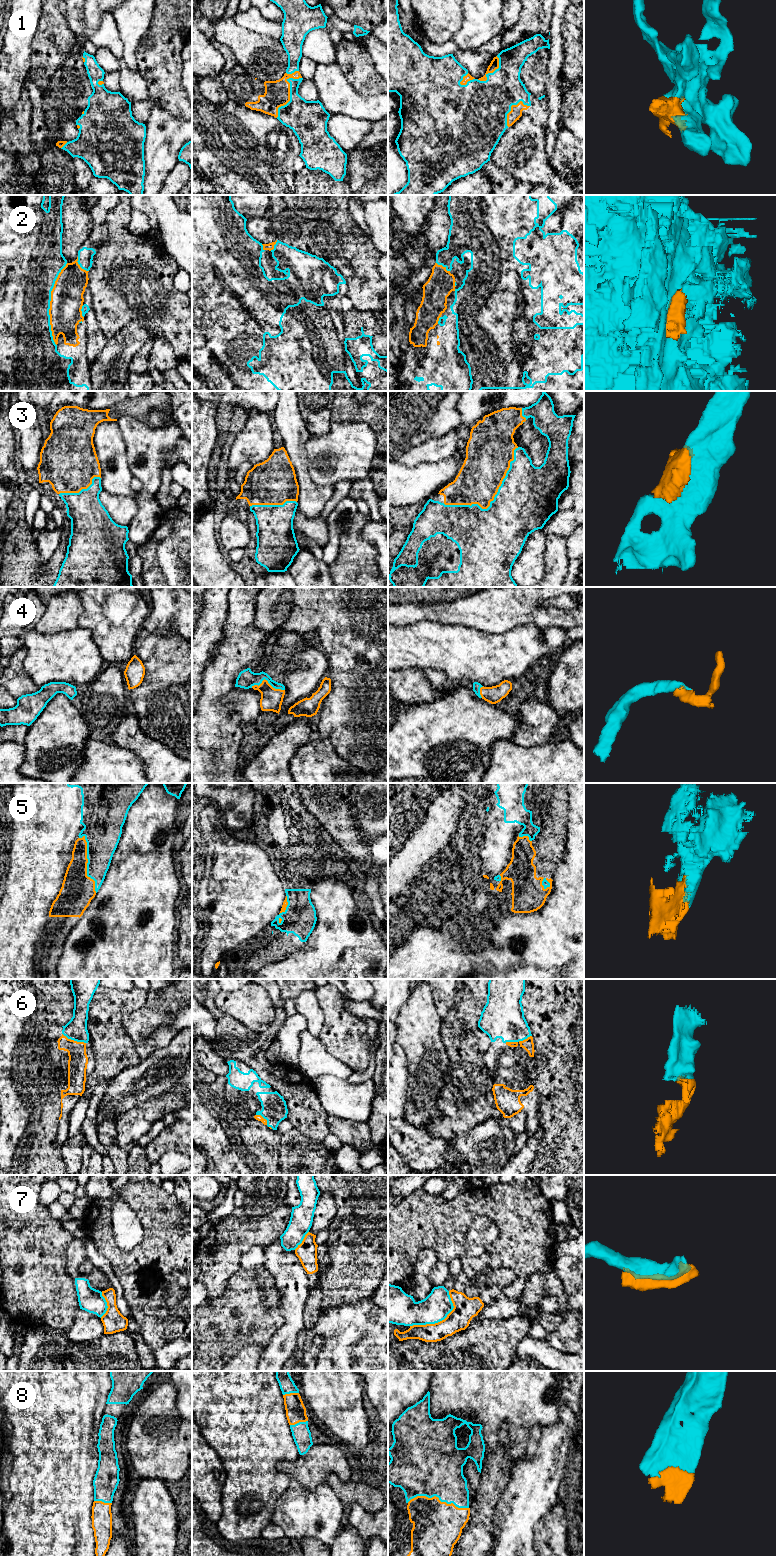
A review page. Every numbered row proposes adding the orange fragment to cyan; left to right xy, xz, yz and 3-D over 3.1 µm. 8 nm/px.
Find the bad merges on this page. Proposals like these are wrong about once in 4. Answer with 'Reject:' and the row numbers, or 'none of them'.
Reject: 2, 7

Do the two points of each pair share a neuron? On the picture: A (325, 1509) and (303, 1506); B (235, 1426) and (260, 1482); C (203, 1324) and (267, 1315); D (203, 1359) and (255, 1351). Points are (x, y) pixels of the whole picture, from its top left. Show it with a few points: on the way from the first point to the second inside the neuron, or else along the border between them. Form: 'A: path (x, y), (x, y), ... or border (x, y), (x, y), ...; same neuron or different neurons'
A: path (320, 1509), (308, 1509); same neuron
B: path (247, 1440), (249, 1442), (250, 1468); same neuron
C: path (219, 1319), (251, 1315); same neuron
D: border (257, 1345), (243, 1346), (231, 1358); different neurons

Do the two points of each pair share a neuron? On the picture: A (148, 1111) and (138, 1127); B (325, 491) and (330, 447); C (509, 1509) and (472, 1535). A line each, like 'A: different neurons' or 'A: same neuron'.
A: same neuron
B: different neurons
C: different neurons

